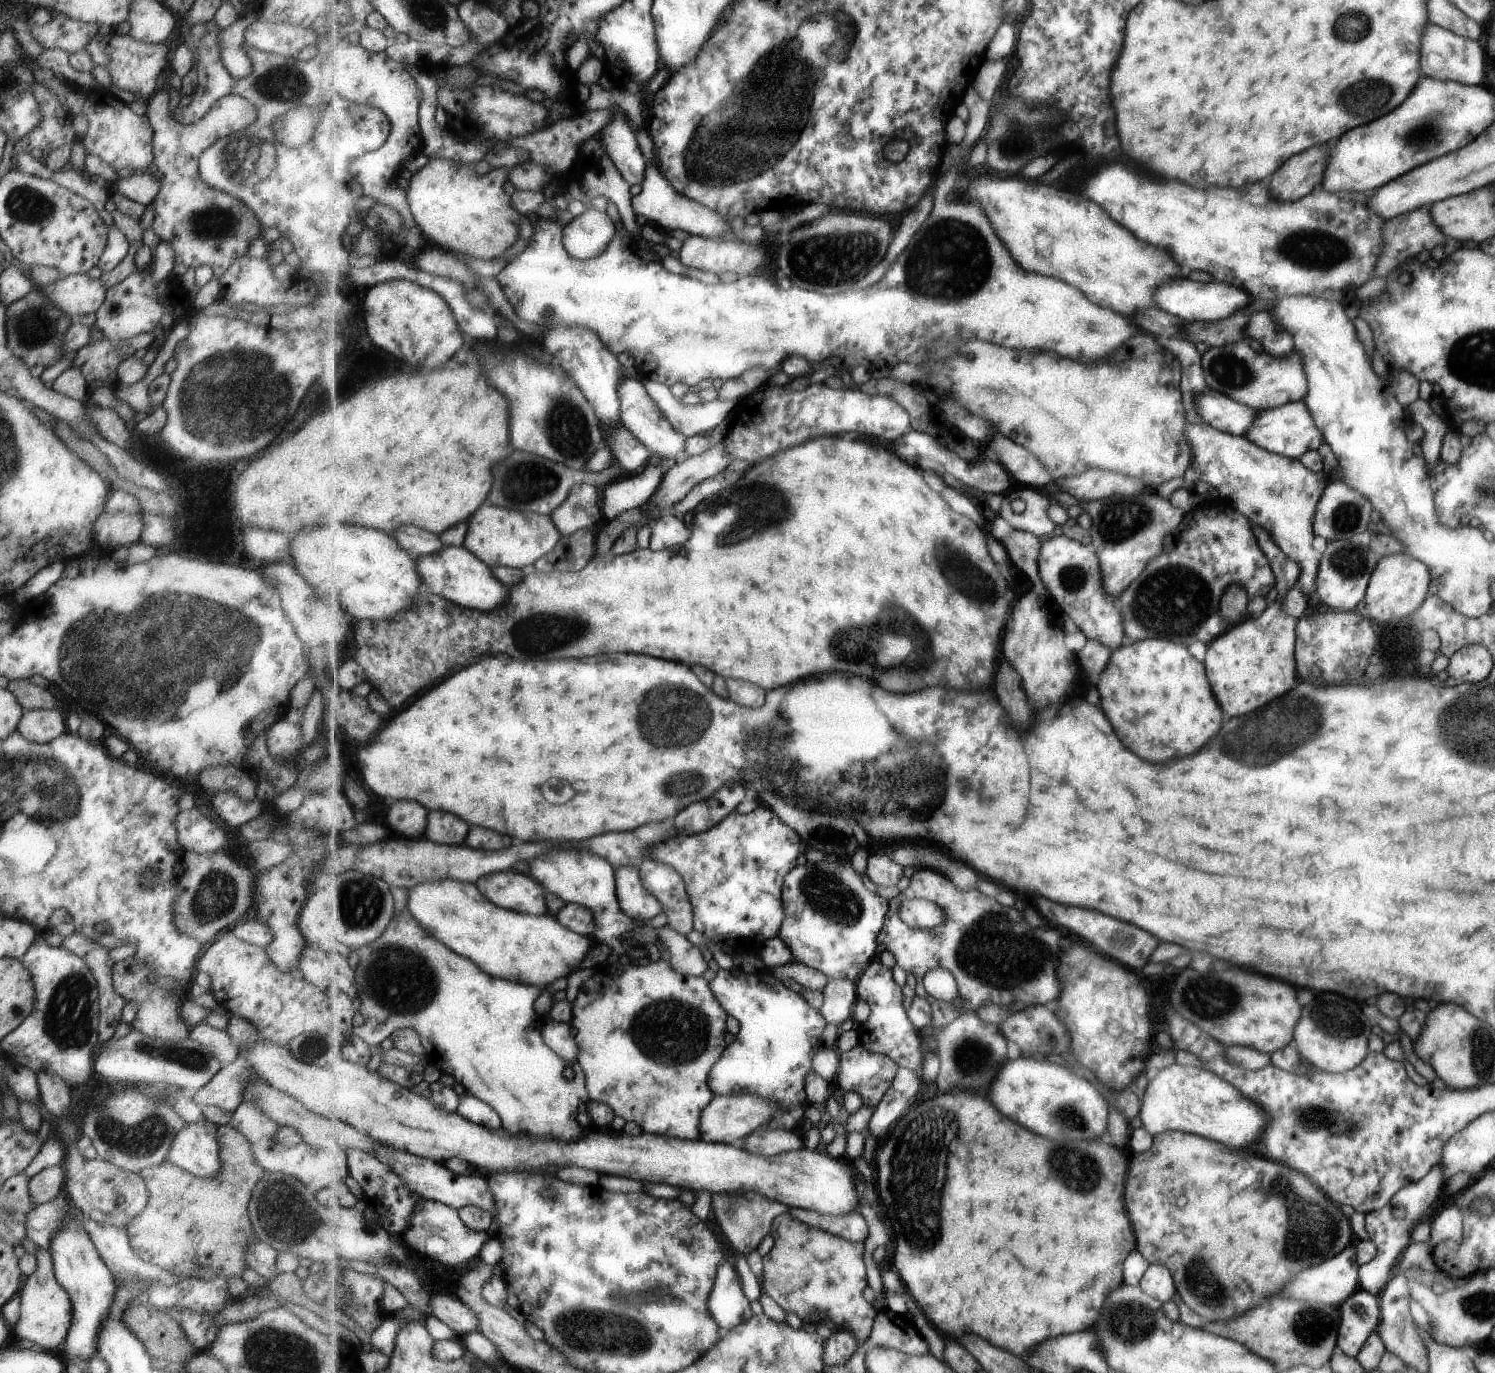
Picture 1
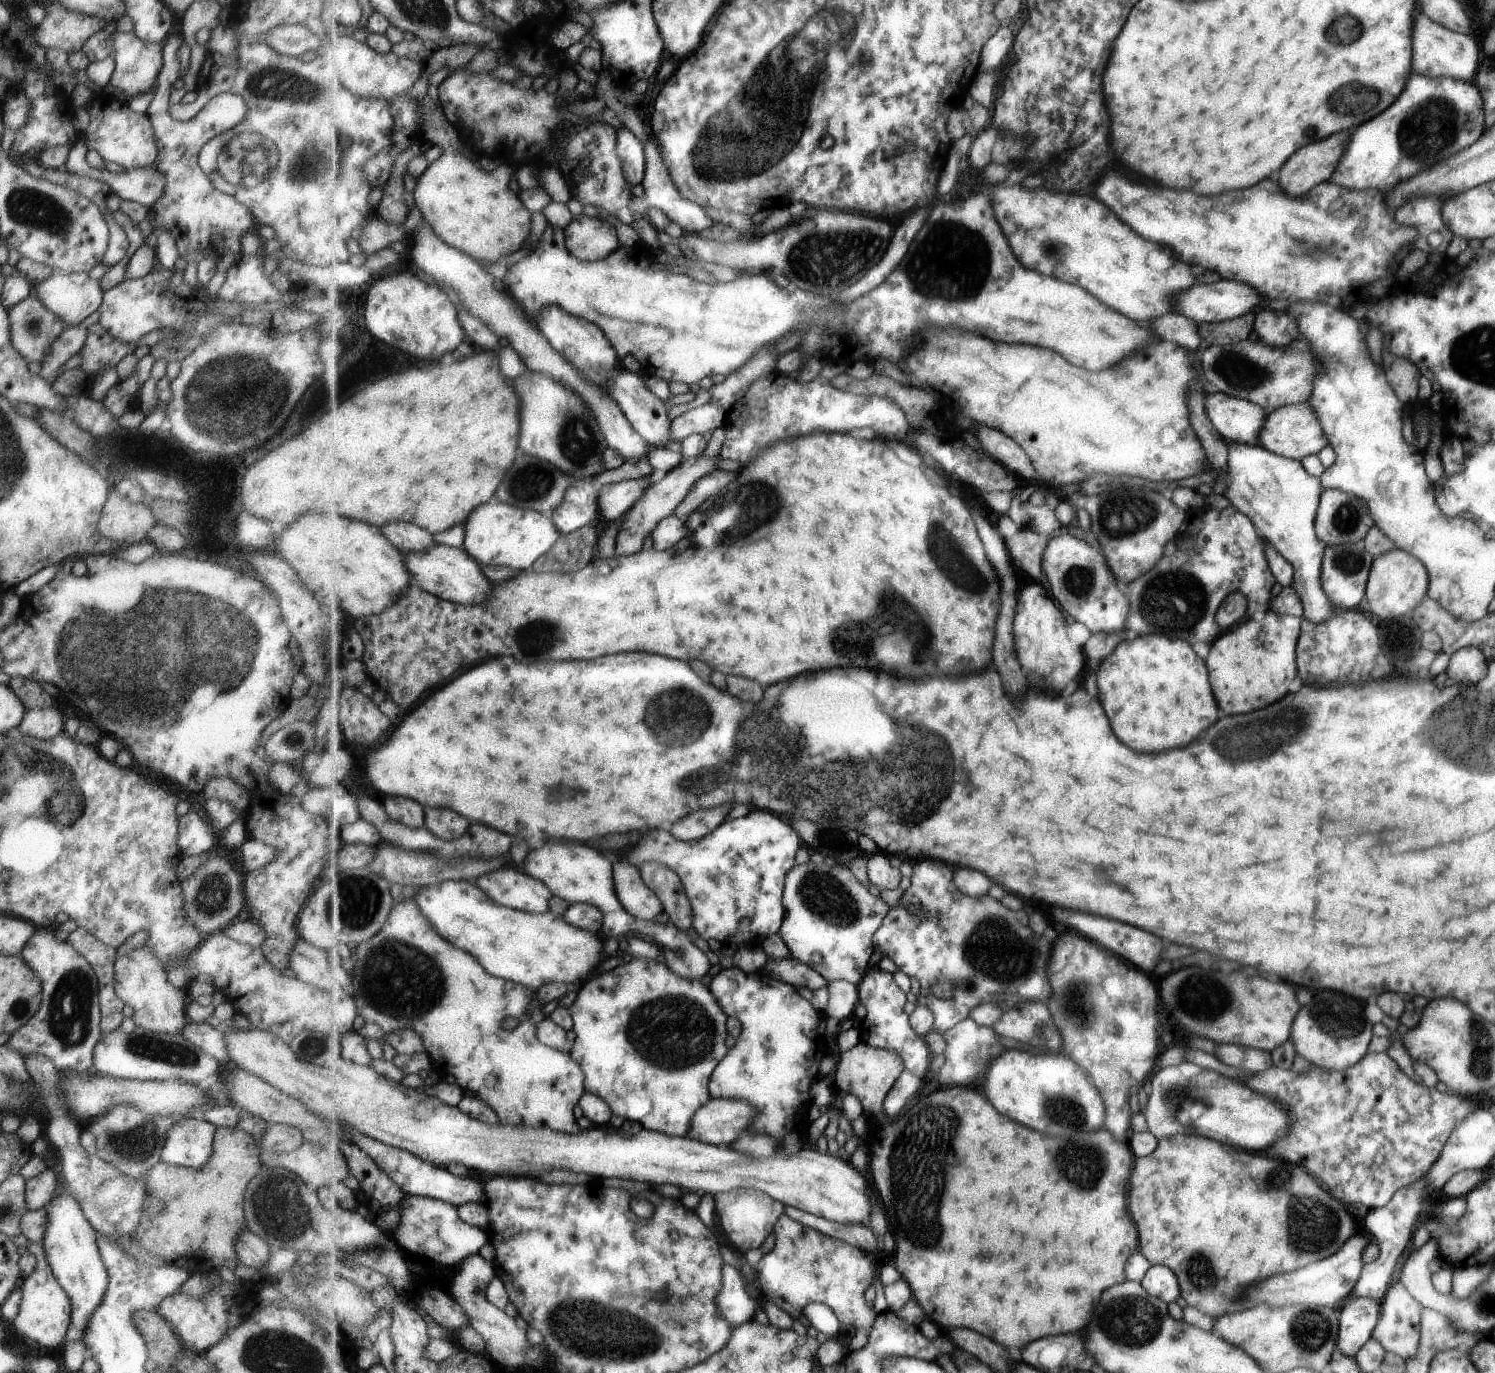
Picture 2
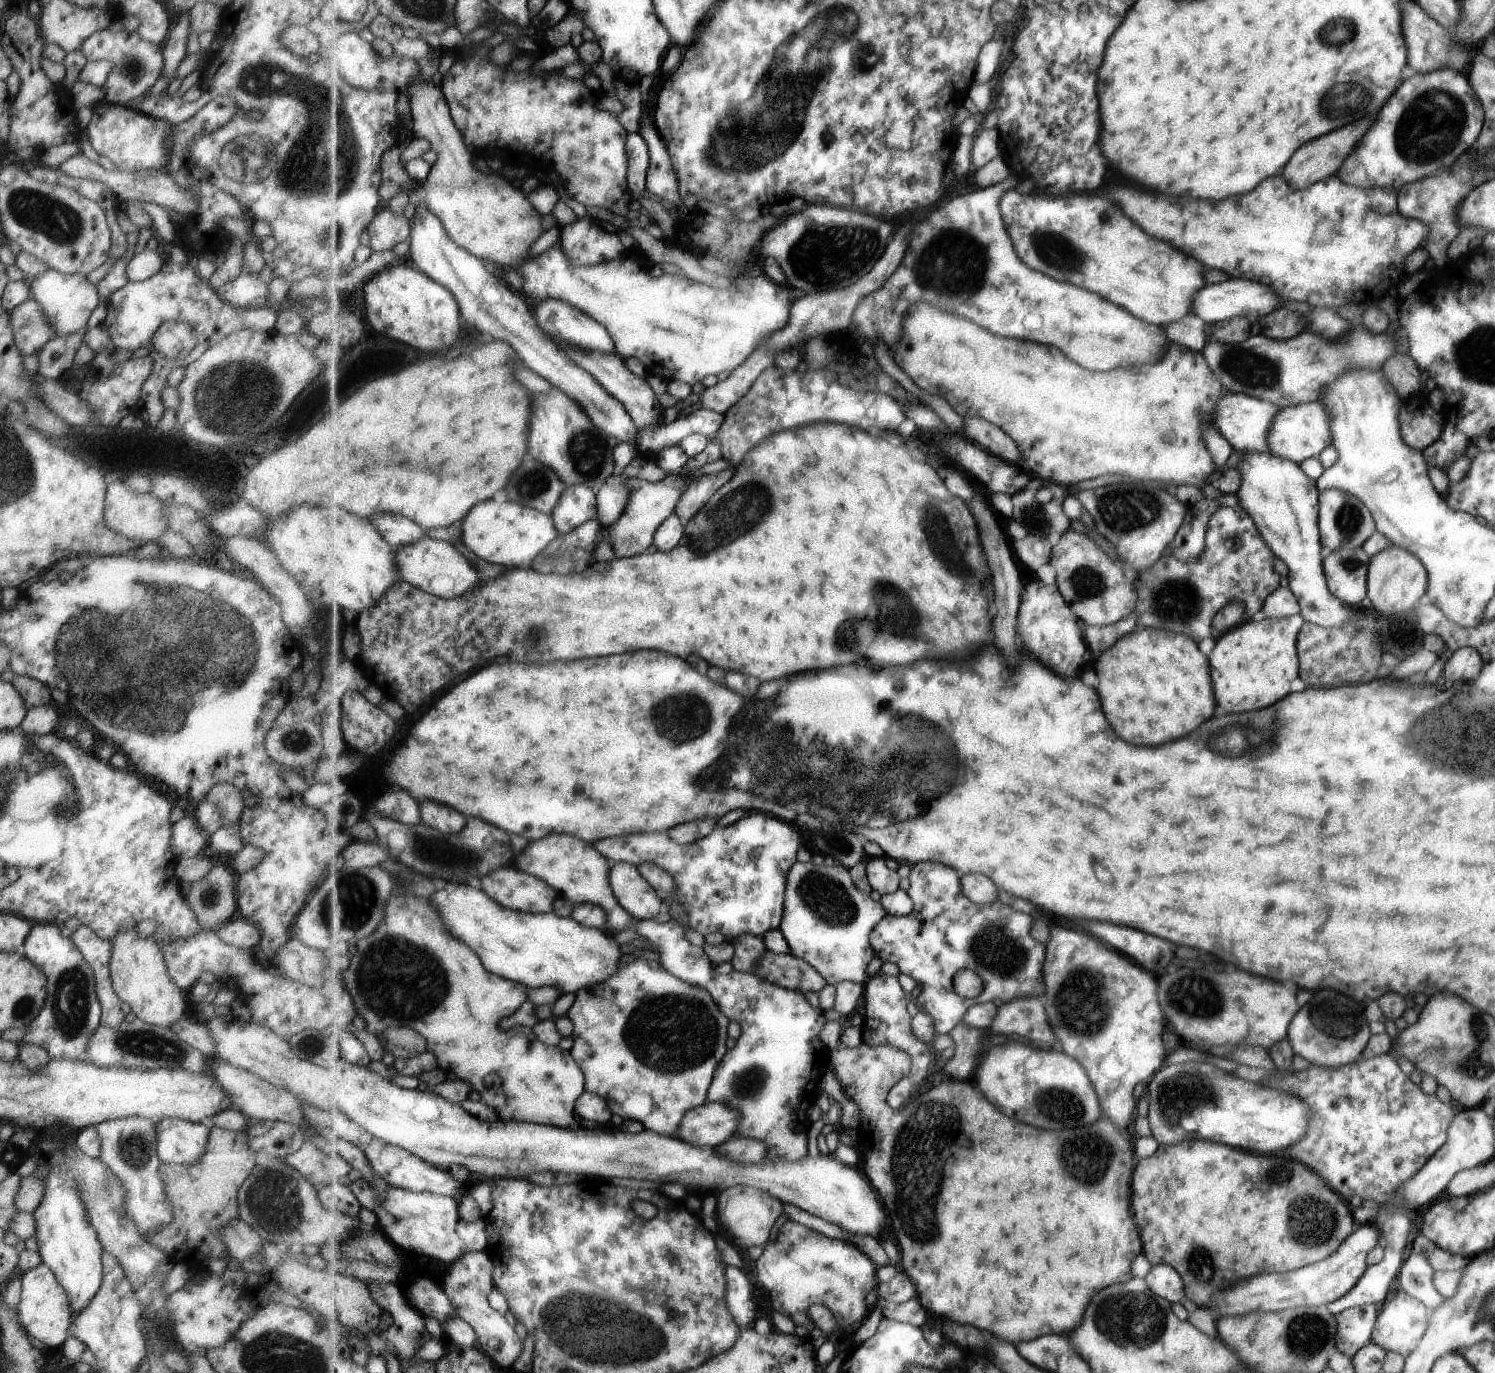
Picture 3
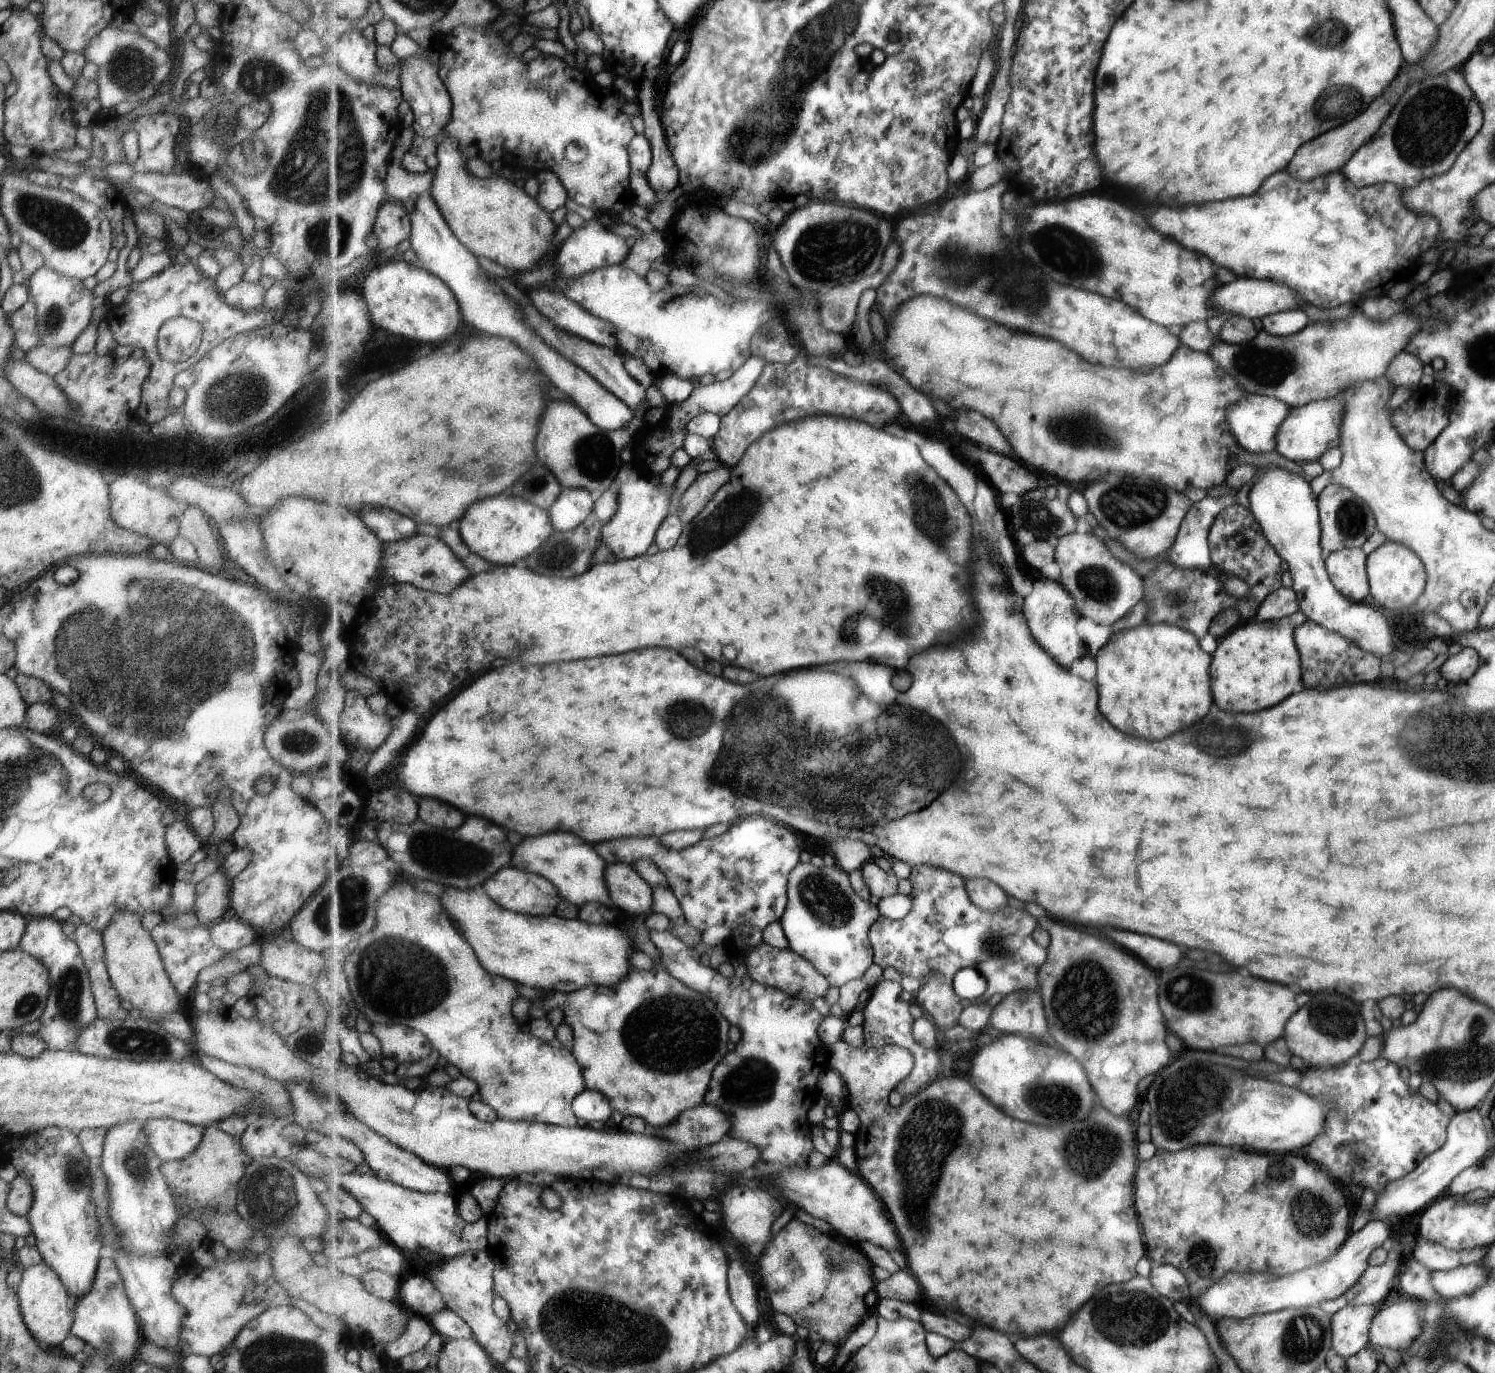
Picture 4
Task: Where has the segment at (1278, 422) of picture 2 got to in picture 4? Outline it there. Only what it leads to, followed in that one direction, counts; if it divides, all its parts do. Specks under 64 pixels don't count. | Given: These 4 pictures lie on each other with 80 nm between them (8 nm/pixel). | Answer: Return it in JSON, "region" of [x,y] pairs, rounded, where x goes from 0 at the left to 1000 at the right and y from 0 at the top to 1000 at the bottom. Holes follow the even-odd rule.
{"region":[[[896,288],[863,297],[862,303],[854,315],[854,329],[870,339],[873,336],[882,336],[888,327],[896,325],[898,304],[899,293]]]}

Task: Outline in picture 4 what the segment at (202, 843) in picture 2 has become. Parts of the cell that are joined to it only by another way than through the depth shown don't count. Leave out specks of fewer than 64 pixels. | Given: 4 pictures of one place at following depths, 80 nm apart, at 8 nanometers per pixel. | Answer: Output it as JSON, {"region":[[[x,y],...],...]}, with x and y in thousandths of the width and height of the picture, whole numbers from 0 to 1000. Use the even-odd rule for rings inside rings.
{"region":[[[116,598],[112,601],[110,605],[110,613],[112,625],[118,630],[125,628],[130,619],[136,617],[124,598]]]}

